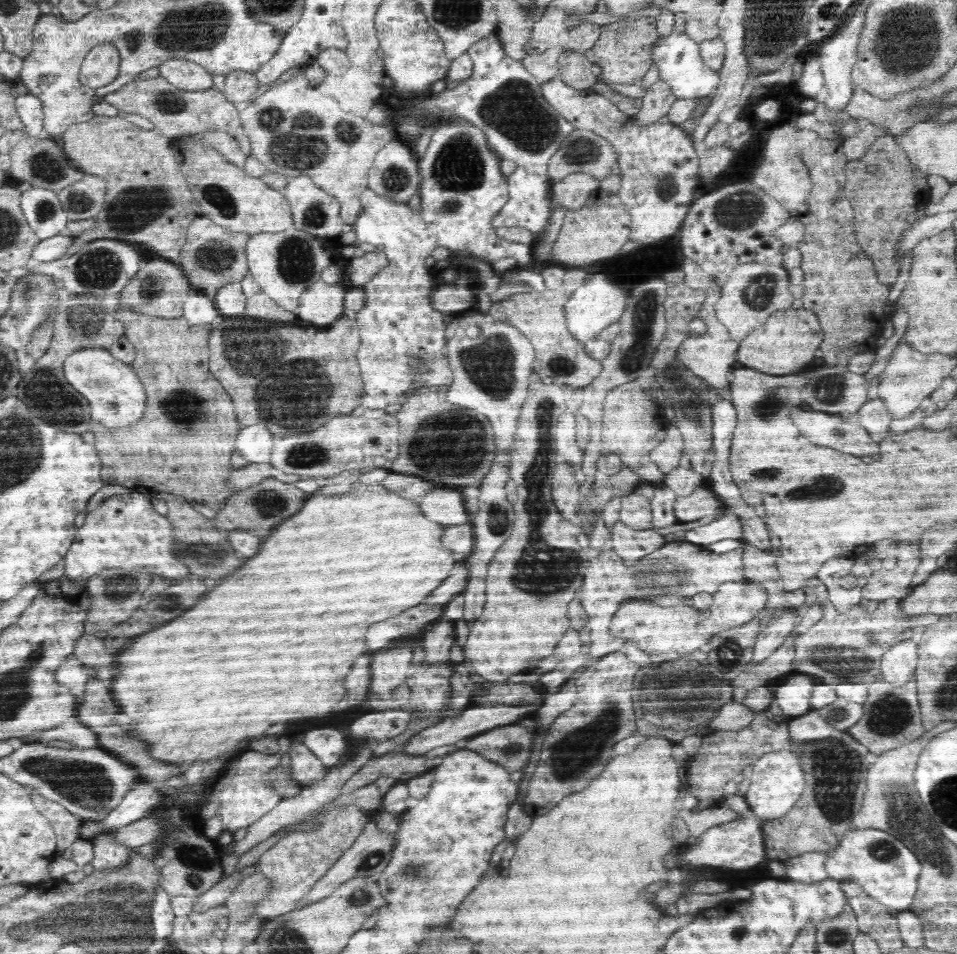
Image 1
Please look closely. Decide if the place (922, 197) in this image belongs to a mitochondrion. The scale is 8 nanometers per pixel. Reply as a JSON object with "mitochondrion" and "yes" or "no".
{"mitochondrion":"no"}

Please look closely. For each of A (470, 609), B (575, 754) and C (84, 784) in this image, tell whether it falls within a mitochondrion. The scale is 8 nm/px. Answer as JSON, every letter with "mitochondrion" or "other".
{"A":"other","B":"mitochondrion","C":"mitochondrion"}

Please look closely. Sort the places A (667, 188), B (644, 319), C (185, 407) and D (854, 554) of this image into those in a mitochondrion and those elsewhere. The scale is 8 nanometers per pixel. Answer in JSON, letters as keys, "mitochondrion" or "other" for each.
{"A":"mitochondrion","B":"mitochondrion","C":"mitochondrion","D":"other"}

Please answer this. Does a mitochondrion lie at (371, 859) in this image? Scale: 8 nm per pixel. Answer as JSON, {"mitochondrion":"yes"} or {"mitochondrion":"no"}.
{"mitochondrion":"yes"}

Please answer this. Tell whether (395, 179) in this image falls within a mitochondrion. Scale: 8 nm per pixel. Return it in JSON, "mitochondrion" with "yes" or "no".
{"mitochondrion":"yes"}

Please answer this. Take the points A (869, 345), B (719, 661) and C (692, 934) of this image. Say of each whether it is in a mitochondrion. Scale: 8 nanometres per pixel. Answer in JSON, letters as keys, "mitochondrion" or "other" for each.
{"A":"other","B":"mitochondrion","C":"other"}

